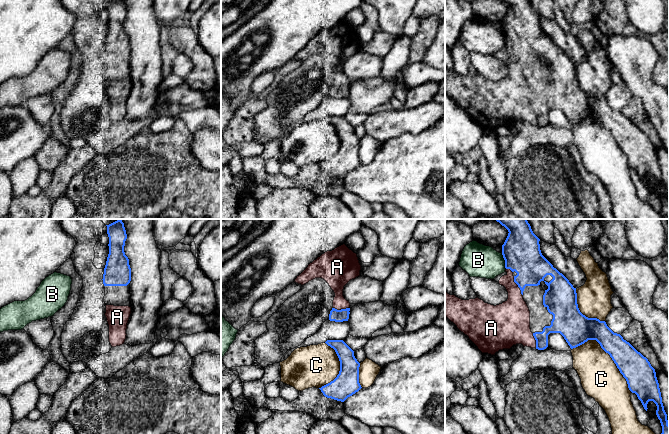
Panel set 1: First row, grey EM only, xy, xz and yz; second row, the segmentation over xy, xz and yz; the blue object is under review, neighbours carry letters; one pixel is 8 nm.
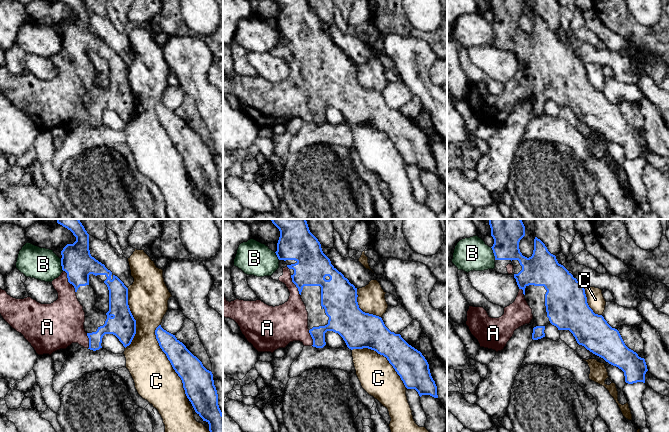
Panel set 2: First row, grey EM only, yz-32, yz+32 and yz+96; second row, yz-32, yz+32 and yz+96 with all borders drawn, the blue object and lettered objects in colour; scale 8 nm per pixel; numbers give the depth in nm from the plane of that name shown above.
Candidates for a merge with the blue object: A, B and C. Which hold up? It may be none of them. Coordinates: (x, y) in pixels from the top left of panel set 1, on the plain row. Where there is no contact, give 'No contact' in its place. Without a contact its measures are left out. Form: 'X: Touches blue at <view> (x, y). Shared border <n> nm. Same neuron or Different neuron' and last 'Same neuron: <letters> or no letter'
A: Touches blue at yz (517, 60). Shared border 170 nm. Same neuron
B: Touches blue at yz (505, 37). Shared border 130 nm. Different neuron
C: Touches blue at yz (608, 129). Shared border 600 nm. Different neuron
Same neuron: A

